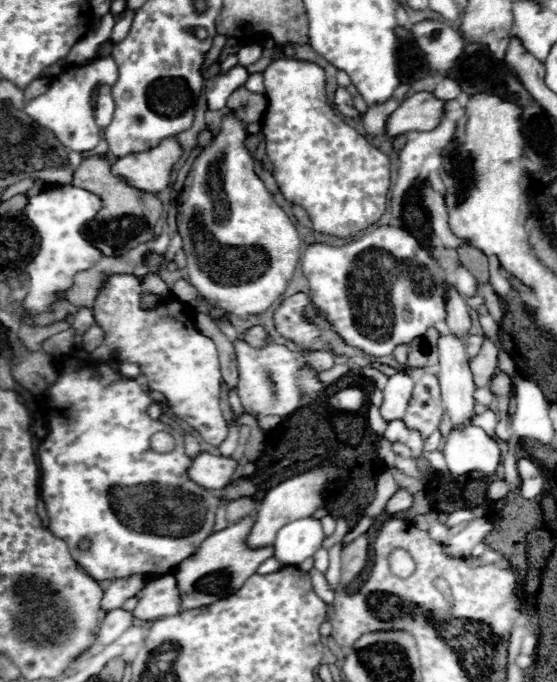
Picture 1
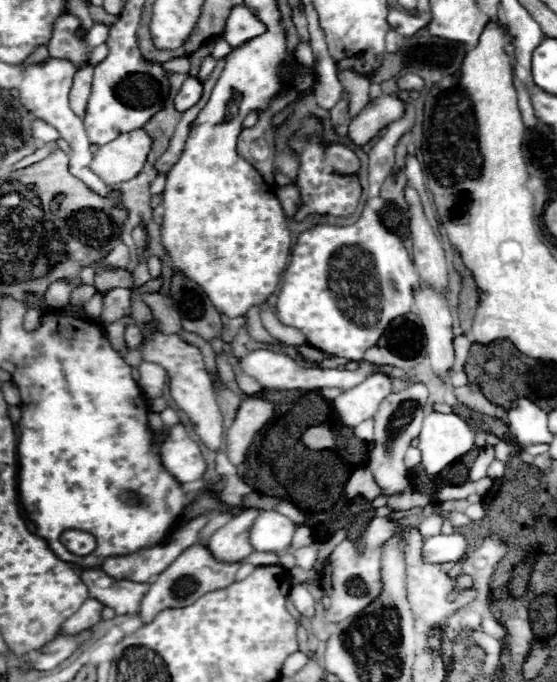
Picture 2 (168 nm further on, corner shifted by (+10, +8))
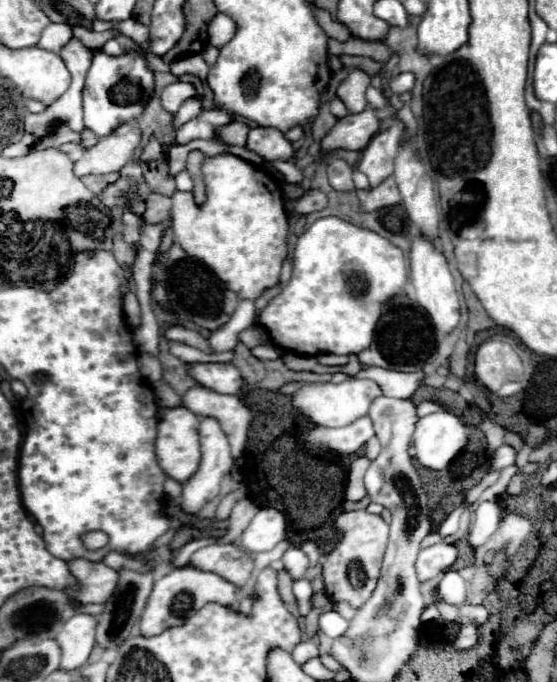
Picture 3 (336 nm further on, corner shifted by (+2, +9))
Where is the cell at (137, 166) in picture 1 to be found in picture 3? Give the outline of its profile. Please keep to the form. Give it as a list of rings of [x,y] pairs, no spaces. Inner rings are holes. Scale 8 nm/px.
[[[122,123],[110,135],[102,137],[94,147],[84,149],[82,157],[74,163],[74,175],[104,175],[120,171],[134,149],[142,143],[142,131],[136,123]]]

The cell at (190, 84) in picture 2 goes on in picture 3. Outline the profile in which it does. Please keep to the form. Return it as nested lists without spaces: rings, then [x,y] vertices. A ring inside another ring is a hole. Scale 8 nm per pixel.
[[[172,83],[172,85],[166,85],[164,87],[164,91],[162,91],[162,95],[160,95],[160,105],[166,109],[166,111],[170,111],[170,113],[174,113],[174,111],[178,111],[178,107],[186,101],[186,99],[190,99],[190,97],[194,97],[196,95],[196,91],[194,91],[194,87],[190,85],[190,83]]]

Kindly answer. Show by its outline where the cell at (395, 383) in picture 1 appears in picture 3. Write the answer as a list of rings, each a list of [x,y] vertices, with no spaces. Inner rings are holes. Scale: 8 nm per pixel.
[[[346,379],[338,385],[334,383],[304,383],[294,395],[292,405],[310,421],[324,427],[344,427],[358,417],[368,415],[368,407],[372,399],[380,397],[380,387],[370,379]]]

